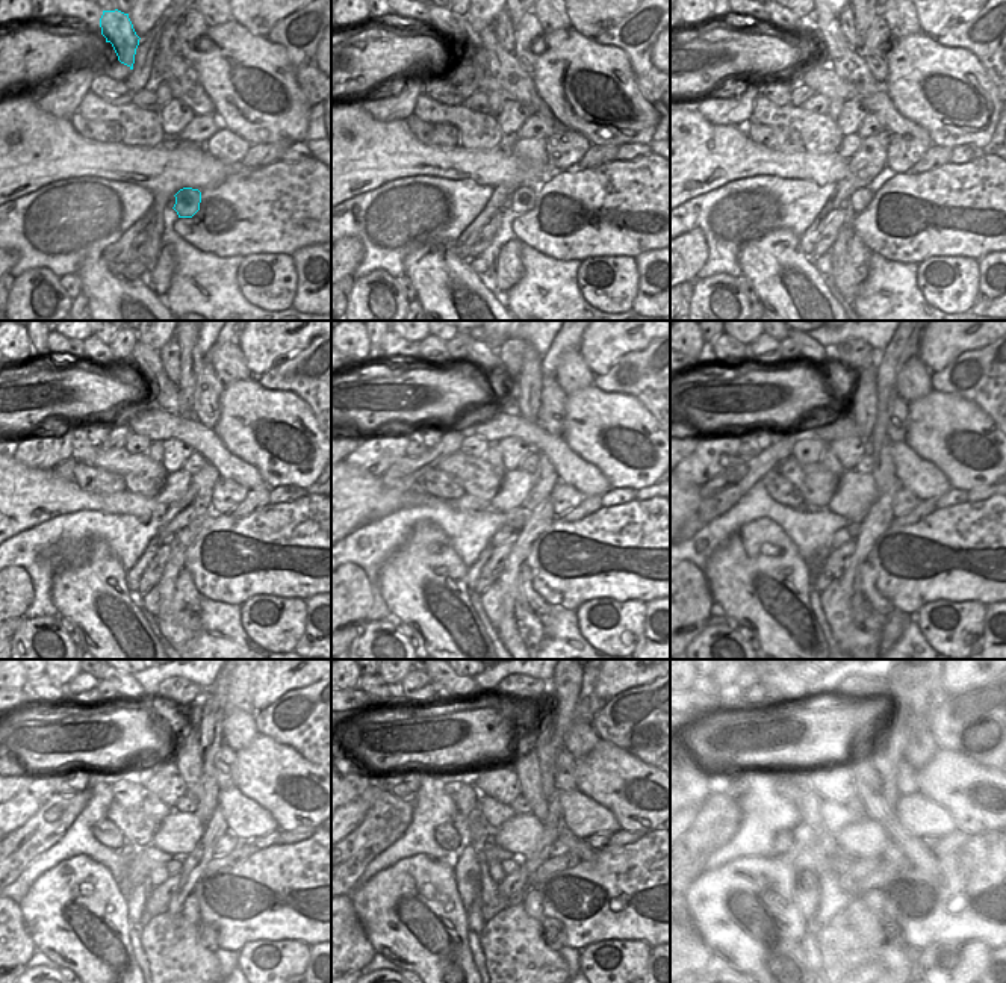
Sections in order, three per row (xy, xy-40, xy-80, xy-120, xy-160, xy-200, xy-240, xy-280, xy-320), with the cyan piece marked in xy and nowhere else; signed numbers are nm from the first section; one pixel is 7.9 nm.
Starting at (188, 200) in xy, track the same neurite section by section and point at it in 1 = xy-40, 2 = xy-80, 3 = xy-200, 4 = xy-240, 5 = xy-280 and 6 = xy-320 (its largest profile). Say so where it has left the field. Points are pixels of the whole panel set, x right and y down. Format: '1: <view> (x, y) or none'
1: xy-40 (522, 200)
2: xy-80 (861, 198)
3: xy-200 (852, 527)
4: xy-240 (174, 865)
5: xy-280 (509, 865)
6: xy-320 (810, 803)

